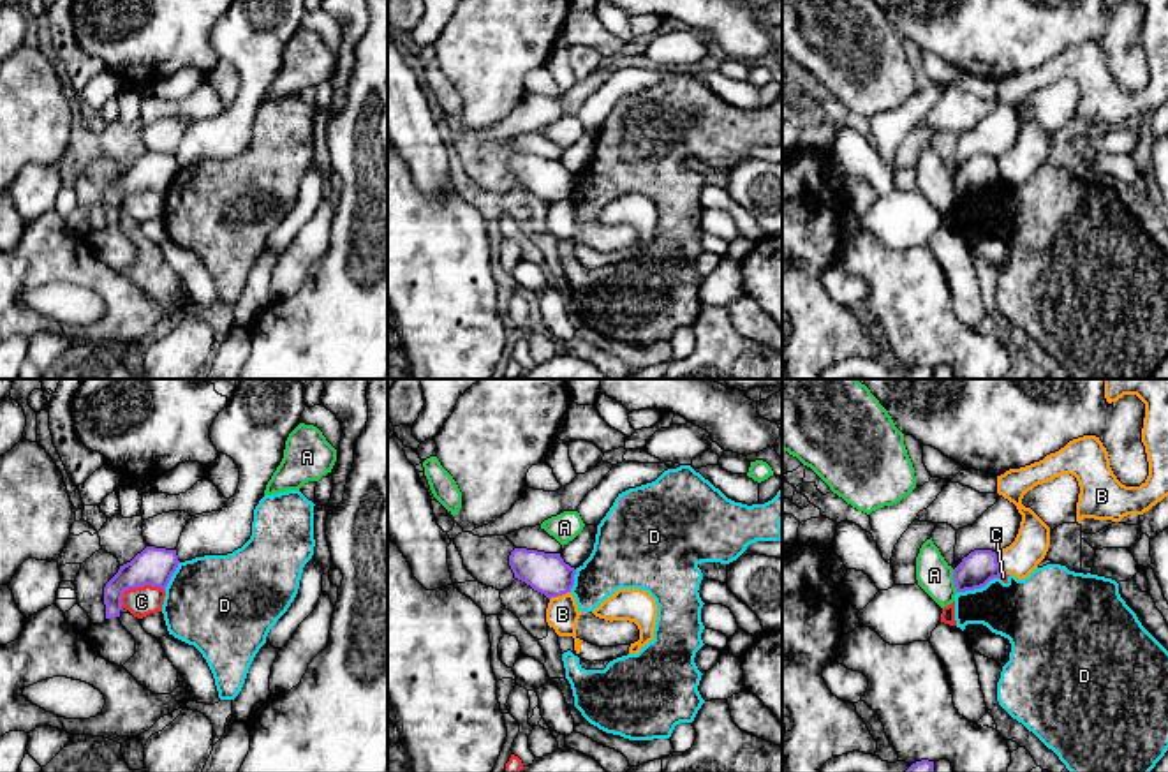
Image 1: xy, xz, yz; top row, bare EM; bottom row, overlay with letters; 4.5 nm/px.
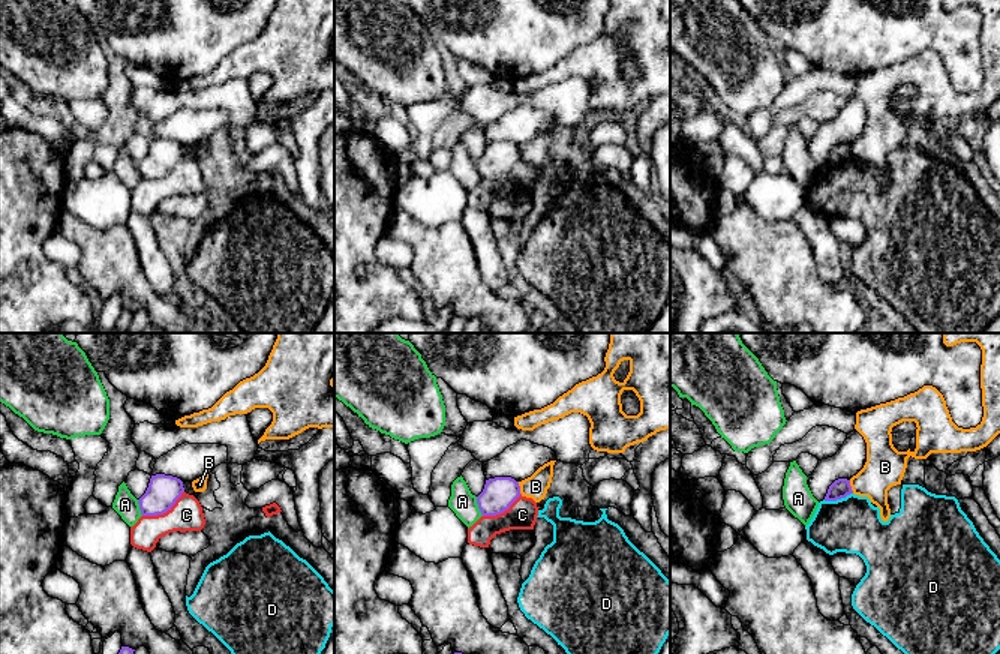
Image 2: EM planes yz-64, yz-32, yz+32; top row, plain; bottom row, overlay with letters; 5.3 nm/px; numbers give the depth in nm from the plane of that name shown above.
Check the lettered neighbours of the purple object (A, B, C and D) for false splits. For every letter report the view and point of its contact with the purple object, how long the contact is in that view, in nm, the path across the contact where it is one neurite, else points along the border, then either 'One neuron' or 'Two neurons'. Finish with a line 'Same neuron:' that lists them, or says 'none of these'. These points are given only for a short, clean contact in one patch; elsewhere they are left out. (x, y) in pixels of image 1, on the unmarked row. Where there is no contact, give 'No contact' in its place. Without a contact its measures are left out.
A: Touches purple at yz (953, 185). Shared border 110 nm. Two neurons
B: Touches purple at xz (559, 200). Shared border 100 nm. Boundary: xz (569, 196), (550, 205). Two neurons
C: Touches purple at xy (136, 191). Shared border 220 nm. Two neurons
D: Touches purple at yz (976, 192). Shared border 200 nm. Two neurons
Same neuron: none of these

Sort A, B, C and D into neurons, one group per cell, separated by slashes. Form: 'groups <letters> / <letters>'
groups A / B / C / D

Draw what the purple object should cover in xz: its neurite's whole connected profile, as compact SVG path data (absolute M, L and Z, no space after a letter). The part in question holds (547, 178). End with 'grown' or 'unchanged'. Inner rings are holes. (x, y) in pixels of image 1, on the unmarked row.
M514 153L509 160L514 183L525 187L548 204L571 197L576 174L560 159Z | unchanged

